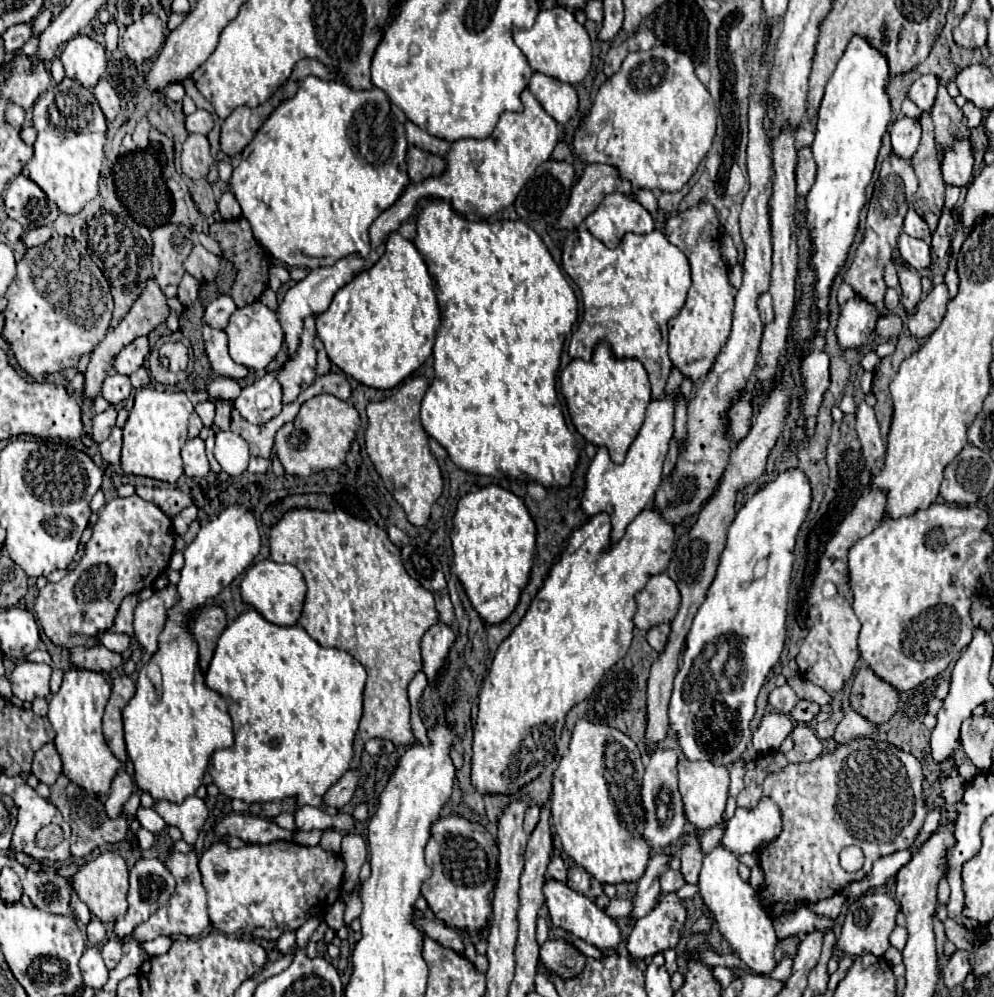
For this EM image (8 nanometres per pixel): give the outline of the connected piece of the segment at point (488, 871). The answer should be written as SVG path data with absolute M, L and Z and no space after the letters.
M458 814L438 818L432 824L430 840L426 844L426 864L432 868L432 876L422 884L422 896L436 918L446 926L466 932L480 932L488 924L498 878L496 840L482 824L478 824L478 832L474 832L474 828L472 822Z

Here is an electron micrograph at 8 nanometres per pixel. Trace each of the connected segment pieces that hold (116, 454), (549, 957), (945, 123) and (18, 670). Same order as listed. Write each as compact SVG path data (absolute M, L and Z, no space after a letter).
M116 426L116 428L112 428L112 434L100 444L100 454L106 462L118 464L120 462L120 448L122 448L122 430Z
M558 938L558 940L546 940L540 946L540 964L550 974L560 976L562 980L570 980L586 970L588 958L570 940Z
M940 84L936 104L930 110L934 128L936 128L936 144L940 154L946 152L946 144L954 144L958 136L972 138L972 132L962 124L962 110L954 104L954 98L946 92L946 86Z
M20 662L10 674L14 696L26 702L32 702L34 698L46 698L50 694L50 688L48 688L50 672L52 668L48 664Z

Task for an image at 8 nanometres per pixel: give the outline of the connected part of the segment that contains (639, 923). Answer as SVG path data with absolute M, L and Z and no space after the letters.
M674 892L666 894L650 914L636 920L628 938L630 956L634 960L644 960L650 954L654 956L654 952L676 948L684 920L686 908L680 898Z

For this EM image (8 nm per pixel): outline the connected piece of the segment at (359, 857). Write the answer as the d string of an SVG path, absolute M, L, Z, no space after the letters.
M344 836L342 838L342 852L340 856L344 858L346 870L344 870L344 890L352 892L358 884L358 874L360 874L360 866L366 862L368 858L368 848L366 842L362 838L356 836Z

